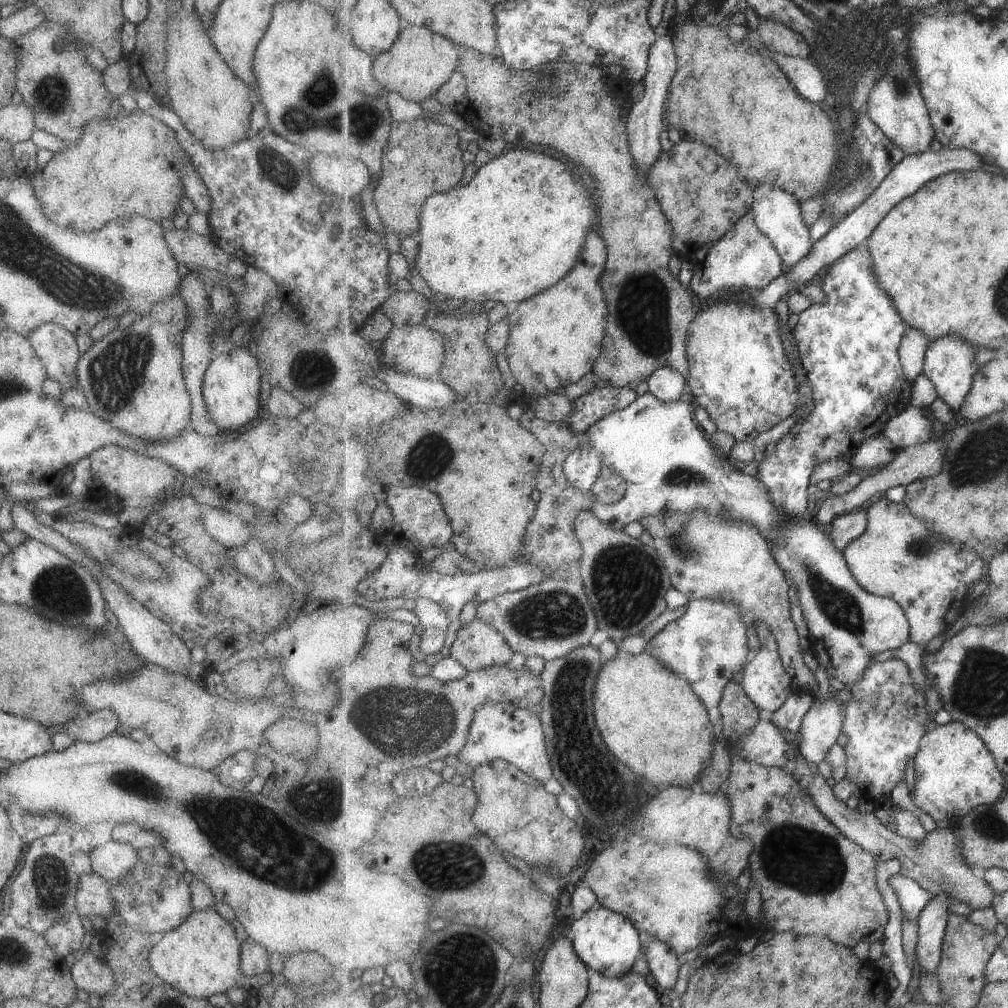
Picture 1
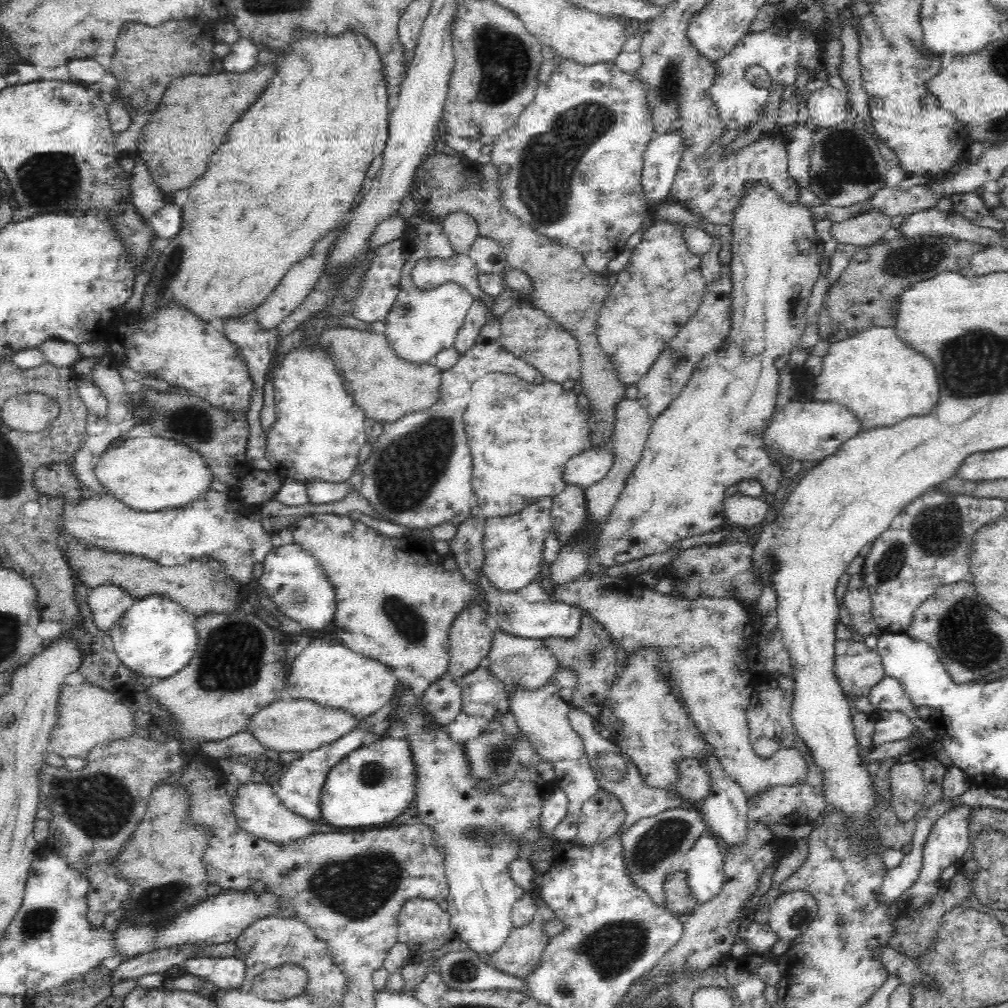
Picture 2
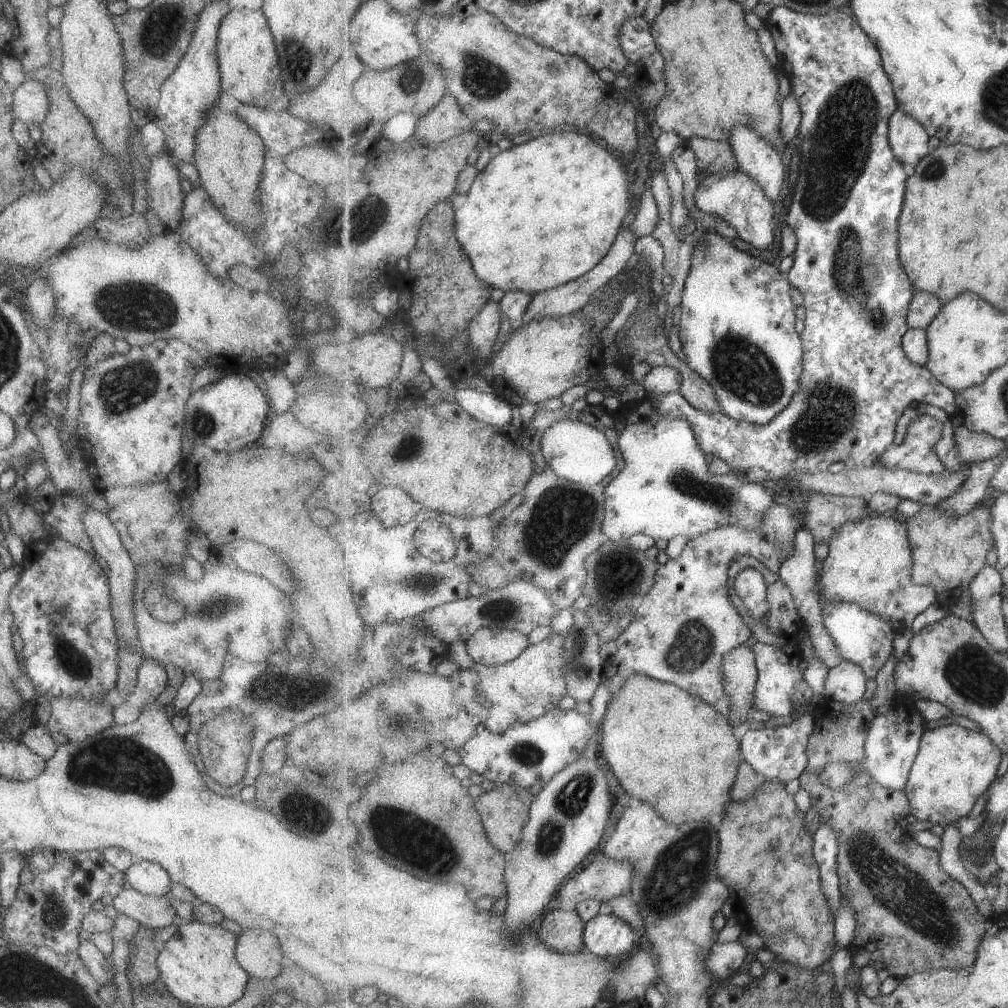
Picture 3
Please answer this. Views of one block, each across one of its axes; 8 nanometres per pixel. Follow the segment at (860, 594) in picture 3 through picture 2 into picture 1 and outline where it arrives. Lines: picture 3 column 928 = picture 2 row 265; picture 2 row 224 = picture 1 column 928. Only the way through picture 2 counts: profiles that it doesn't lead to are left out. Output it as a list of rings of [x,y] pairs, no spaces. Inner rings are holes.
[[[887,497],[878,499],[868,509],[868,515],[868,529],[844,550],[849,568],[865,590],[878,597],[892,598],[903,607],[912,626],[910,641],[925,645],[937,634],[947,632],[966,611],[967,590],[975,580],[988,576],[989,563],[977,551],[953,545],[937,531],[929,529],[904,502],[891,502]]]

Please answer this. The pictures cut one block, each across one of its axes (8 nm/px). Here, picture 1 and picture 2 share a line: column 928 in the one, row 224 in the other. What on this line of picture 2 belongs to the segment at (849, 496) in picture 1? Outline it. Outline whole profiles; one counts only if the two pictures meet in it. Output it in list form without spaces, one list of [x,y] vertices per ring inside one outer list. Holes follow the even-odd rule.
[[[464,209],[452,210],[450,214],[442,218],[442,227],[456,253],[468,253],[472,243],[479,237],[476,219],[470,213],[466,213]]]

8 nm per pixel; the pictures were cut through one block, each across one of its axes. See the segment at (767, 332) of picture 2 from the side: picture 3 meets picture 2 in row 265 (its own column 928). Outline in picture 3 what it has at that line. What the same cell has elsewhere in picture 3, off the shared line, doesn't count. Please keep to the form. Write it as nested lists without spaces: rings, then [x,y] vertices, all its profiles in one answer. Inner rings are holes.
[[[957,724],[941,726],[937,729],[927,730],[920,743],[920,753],[912,767],[912,773],[905,788],[910,801],[911,814],[919,821],[929,821],[943,827],[956,823],[960,818],[971,812],[977,798],[987,792],[995,783],[997,770],[1001,764],[1002,751],[993,743],[986,733],[979,730],[969,730]]]

